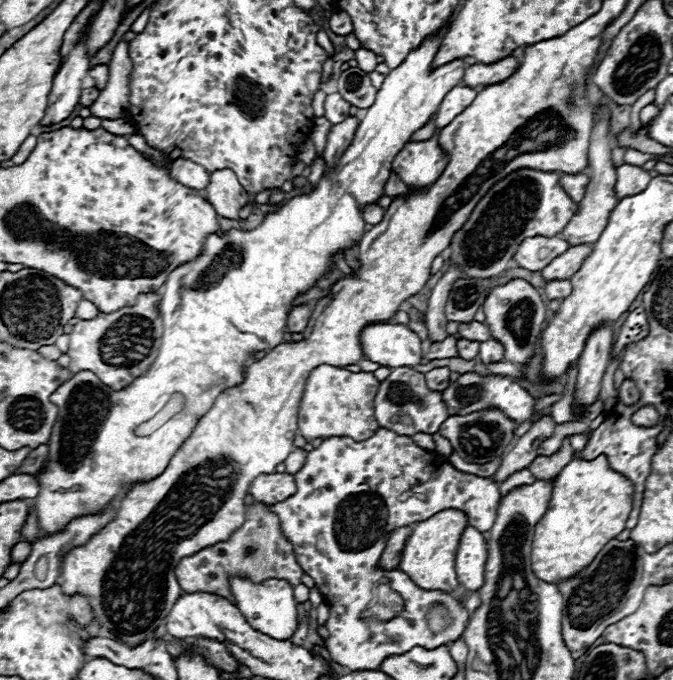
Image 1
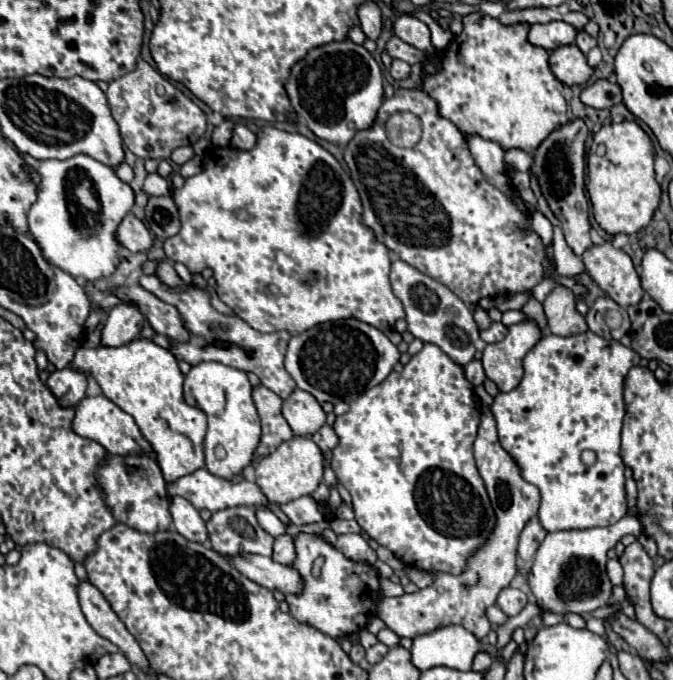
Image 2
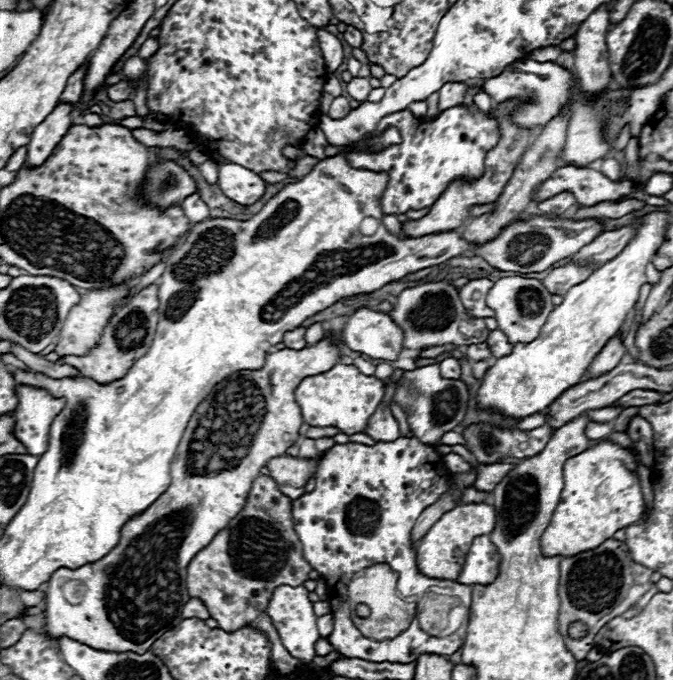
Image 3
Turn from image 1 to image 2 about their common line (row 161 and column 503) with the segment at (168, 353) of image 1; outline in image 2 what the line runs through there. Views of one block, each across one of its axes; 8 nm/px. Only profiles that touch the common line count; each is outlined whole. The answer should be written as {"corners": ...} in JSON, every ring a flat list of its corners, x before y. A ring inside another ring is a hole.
{"corners":[[534,320,510,326,508,336,502,342,488,344,482,352,482,364,486,378,496,382,500,392,514,390,522,376,522,360,528,350,540,340,542,332,536,328]]}

